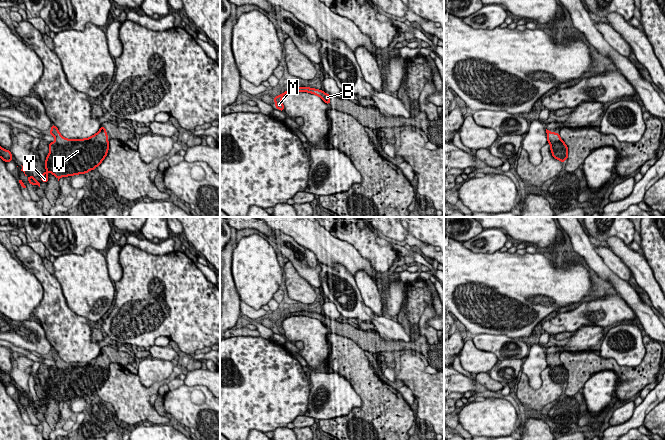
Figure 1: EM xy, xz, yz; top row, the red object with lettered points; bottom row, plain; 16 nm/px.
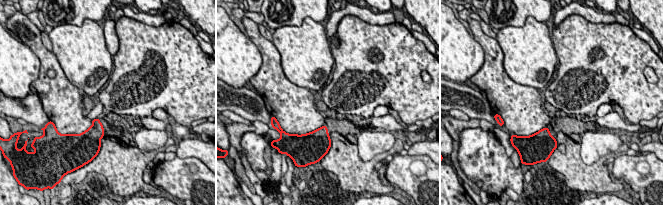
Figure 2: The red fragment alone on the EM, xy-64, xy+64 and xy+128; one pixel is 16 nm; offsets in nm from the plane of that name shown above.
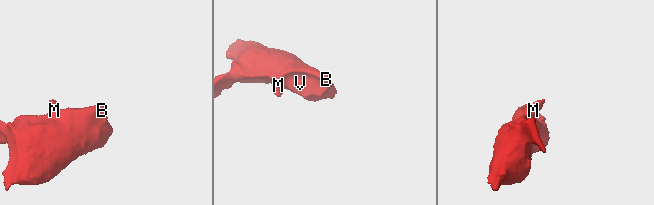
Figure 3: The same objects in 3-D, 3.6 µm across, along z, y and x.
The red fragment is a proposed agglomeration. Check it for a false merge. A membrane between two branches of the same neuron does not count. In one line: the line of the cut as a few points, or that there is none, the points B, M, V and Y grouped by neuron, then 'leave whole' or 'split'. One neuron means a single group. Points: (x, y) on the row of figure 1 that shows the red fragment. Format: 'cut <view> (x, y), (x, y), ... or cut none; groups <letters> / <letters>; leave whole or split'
cut none; groups B M V Y; leave whole

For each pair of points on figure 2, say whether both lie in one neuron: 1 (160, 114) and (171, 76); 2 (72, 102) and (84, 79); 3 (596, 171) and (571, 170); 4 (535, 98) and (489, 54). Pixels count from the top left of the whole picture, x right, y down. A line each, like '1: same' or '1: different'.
1: different
2: different
3: same
4: same

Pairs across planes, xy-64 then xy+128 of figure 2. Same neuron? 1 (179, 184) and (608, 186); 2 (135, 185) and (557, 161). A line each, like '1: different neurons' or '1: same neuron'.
1: different neurons
2: same neuron

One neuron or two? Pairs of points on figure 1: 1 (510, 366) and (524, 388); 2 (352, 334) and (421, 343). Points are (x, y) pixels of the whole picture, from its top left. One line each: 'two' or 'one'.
1: two
2: one

